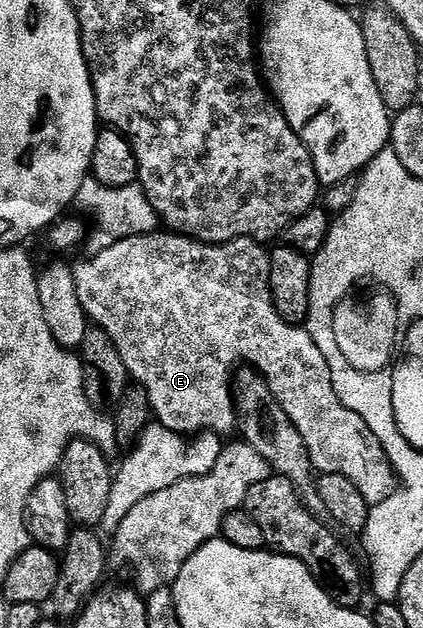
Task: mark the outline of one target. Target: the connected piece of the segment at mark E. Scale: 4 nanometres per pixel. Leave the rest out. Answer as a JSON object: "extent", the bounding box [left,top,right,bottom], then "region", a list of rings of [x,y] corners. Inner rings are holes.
{"extent":[74,231,398,507],"region":[[[171,231],[147,233],[145,237],[122,239],[122,243],[114,243],[114,247],[106,247],[106,251],[89,256],[87,258],[89,261],[82,262],[80,266],[77,264],[74,272],[78,299],[89,322],[97,329],[106,330],[114,347],[118,347],[118,355],[122,355],[122,363],[126,363],[129,378],[138,383],[139,388],[146,391],[157,422],[181,435],[200,435],[205,431],[211,431],[217,435],[233,432],[236,429],[234,370],[241,363],[247,363],[267,379],[270,391],[274,391],[274,399],[278,399],[278,403],[282,403],[282,411],[286,411],[286,415],[290,415],[290,423],[294,423],[294,427],[298,427],[298,435],[302,435],[302,439],[310,451],[313,470],[317,474],[346,475],[346,479],[350,479],[350,483],[354,483],[354,487],[358,487],[358,491],[362,491],[362,499],[366,499],[366,503],[370,507],[374,507],[378,503],[390,499],[396,493],[398,488],[396,472],[392,469],[390,459],[386,455],[382,443],[374,435],[374,431],[370,431],[370,427],[366,427],[366,423],[361,417],[354,411],[350,411],[350,407],[346,407],[338,399],[330,379],[330,367],[326,363],[322,351],[318,351],[318,343],[314,343],[314,339],[310,339],[307,328],[292,325],[286,319],[282,319],[282,315],[278,315],[272,302],[269,256],[269,250],[261,242],[247,237],[240,237],[237,241],[228,241],[224,245],[209,245],[207,241],[198,241]]]}

